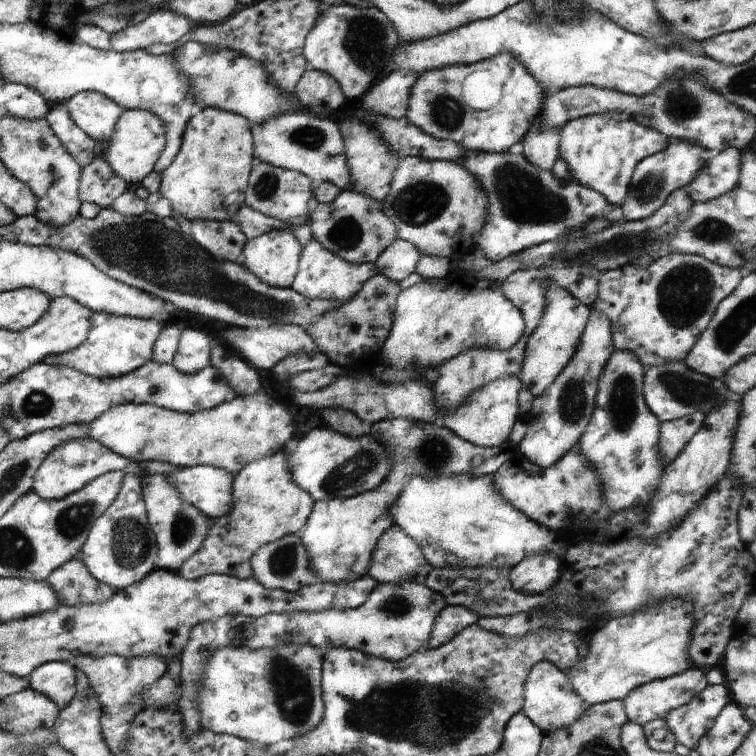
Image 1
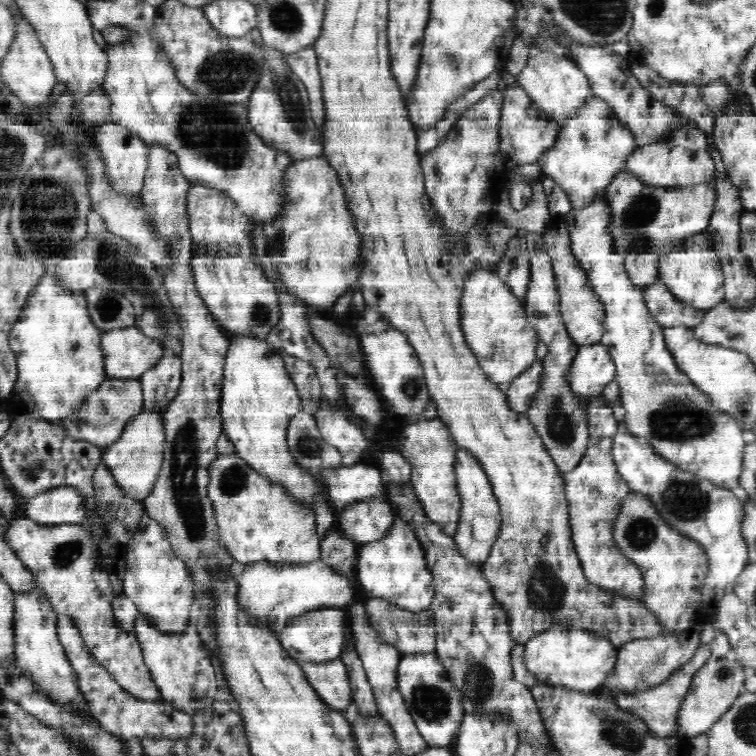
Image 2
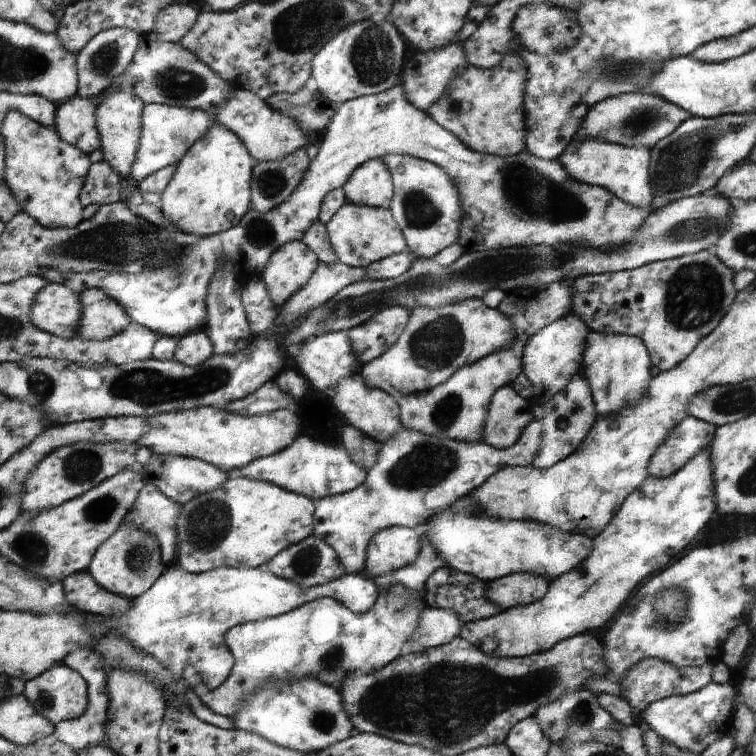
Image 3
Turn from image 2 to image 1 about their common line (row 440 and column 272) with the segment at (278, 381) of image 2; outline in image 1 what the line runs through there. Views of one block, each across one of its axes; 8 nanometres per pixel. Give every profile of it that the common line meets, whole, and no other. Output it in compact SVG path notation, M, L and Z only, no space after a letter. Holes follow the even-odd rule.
M289 229L270 231L246 241L246 268L267 285L291 288L303 245Z

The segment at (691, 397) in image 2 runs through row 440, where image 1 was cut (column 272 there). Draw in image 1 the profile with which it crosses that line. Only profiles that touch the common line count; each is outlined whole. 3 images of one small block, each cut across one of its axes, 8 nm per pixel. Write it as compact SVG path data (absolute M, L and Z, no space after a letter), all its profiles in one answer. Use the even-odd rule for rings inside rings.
M293 639L293 642L287 645L278 645L277 647L264 647L261 649L249 649L246 645L234 646L230 648L218 649L218 652L207 661L205 669L205 680L201 689L200 708L203 714L203 726L206 729L213 730L220 734L234 735L243 739L254 741L261 746L267 747L270 744L276 744L280 740L294 740L302 737L312 729L315 729L325 716L324 689L321 687L321 674L324 670L324 656L314 645L300 643L299 639Z

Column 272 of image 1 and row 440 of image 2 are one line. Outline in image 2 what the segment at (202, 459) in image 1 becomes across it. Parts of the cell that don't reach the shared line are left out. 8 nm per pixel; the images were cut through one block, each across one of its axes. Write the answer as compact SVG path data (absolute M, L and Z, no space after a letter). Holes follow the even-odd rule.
M437 417L418 420L418 424L410 424L399 436L398 450L411 464L409 483L414 488L417 500L420 501L426 516L432 522L439 523L442 529L452 537L457 530L461 506L455 475L455 454L458 448L447 423Z

